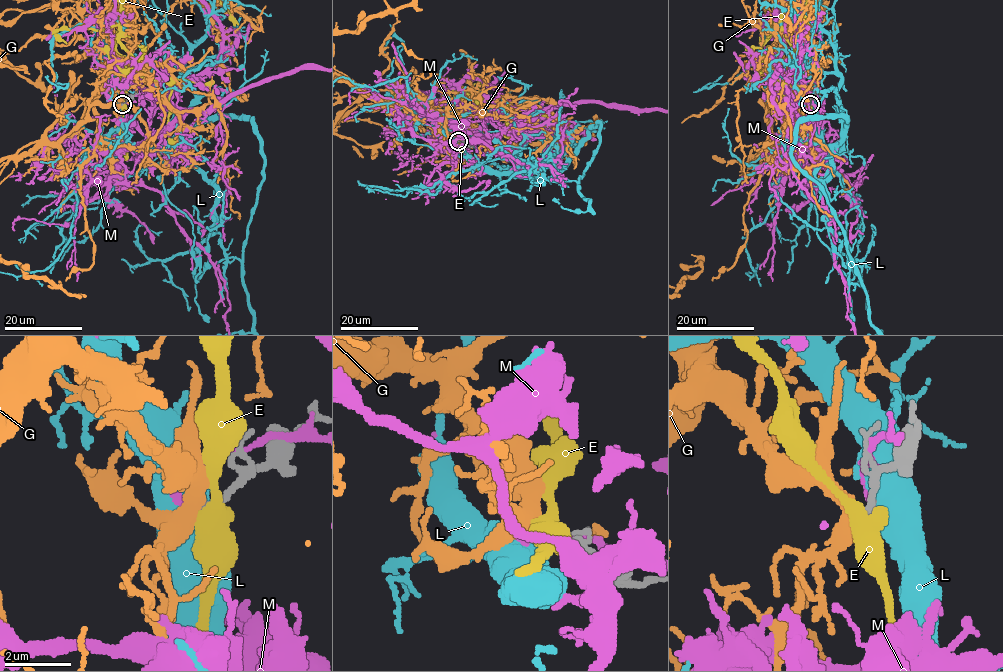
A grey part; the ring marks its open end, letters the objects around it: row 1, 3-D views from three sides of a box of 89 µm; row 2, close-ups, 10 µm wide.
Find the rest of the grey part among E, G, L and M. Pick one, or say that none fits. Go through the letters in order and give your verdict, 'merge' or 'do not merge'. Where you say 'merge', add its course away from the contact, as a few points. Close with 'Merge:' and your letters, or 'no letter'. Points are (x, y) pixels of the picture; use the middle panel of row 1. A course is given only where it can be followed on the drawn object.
E: do not merge
G: merge
L: do not merge
M: do not merge
Merge: G

